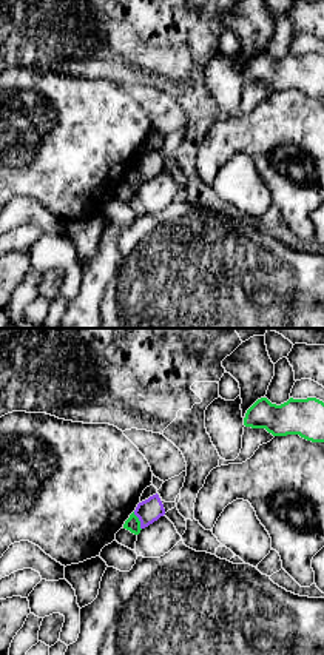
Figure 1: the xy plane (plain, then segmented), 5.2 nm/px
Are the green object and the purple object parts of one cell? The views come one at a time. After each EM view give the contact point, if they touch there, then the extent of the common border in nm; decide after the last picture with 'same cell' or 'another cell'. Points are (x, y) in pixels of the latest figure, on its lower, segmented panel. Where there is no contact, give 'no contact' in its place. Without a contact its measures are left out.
(139, 521) | 100 nm

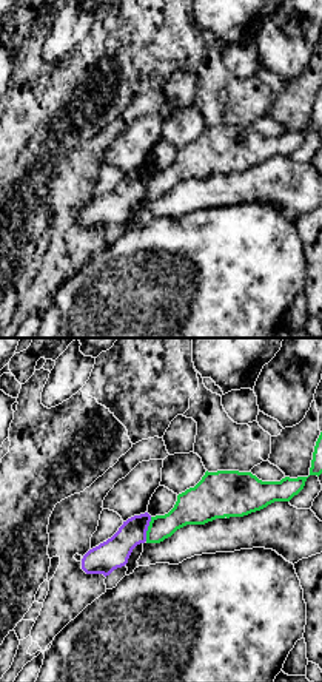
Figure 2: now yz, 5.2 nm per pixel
(148, 530) | 130 nm

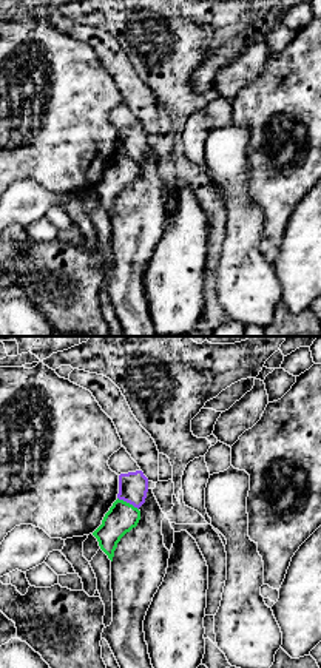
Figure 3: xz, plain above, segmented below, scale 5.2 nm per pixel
(128, 503) | 130 nm

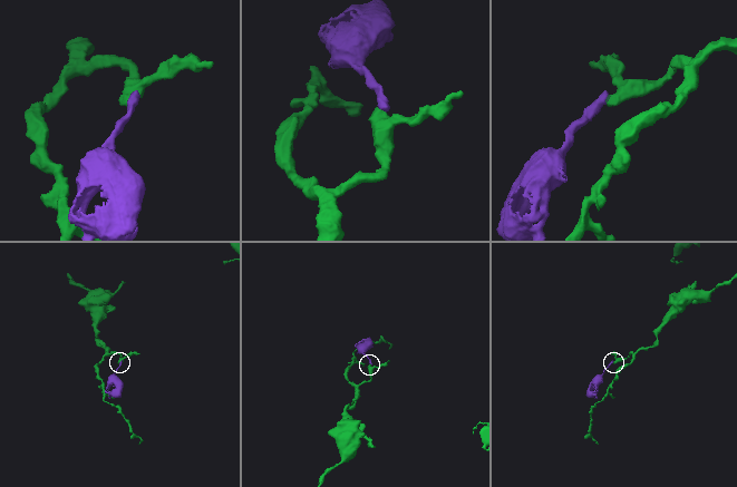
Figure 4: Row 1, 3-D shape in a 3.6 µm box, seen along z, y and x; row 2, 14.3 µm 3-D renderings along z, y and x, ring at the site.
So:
another cell

